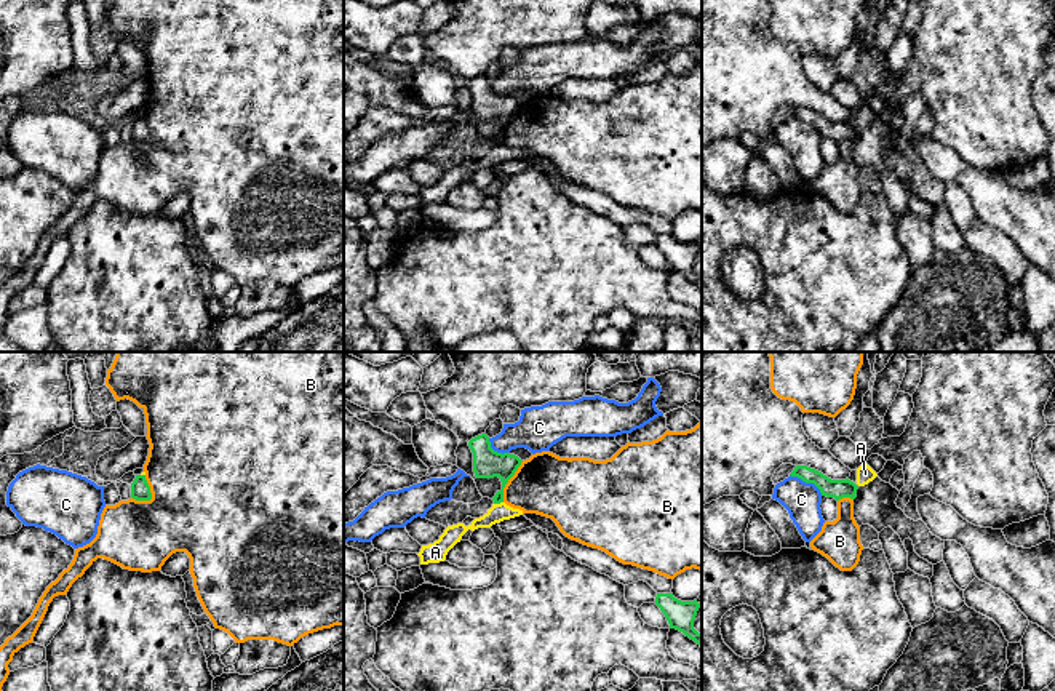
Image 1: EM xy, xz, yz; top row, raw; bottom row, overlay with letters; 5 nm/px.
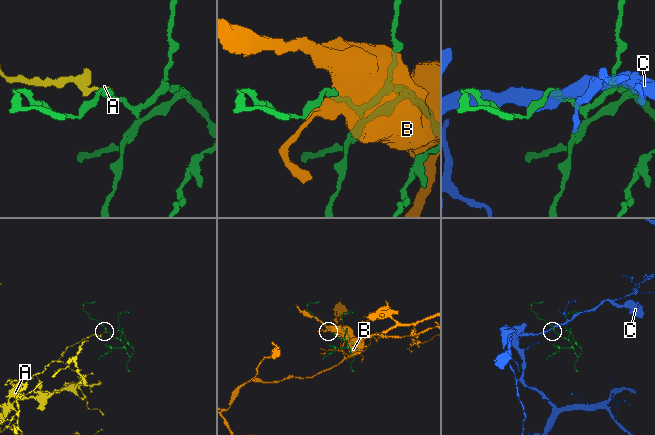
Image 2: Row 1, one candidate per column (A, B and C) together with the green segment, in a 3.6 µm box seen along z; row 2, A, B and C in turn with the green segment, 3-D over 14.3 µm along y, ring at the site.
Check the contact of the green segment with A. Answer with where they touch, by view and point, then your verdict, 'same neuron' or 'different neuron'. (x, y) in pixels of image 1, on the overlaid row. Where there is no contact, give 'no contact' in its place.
meets green in xz at (497, 503); different neuron

